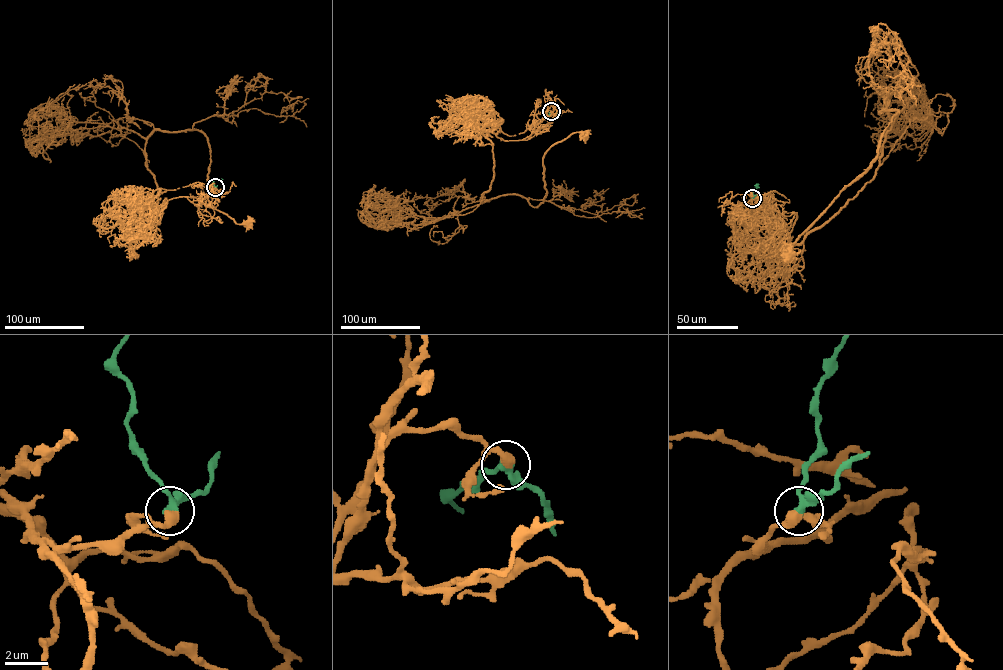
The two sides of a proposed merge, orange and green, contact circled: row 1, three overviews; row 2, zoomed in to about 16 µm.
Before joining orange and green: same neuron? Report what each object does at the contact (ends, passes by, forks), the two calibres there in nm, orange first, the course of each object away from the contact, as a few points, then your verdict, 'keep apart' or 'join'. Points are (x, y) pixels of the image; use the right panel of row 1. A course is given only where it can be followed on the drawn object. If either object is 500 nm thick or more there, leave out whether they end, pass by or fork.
orange ends; green passes by; calibres 460 and 320 nm; course orange (752, 198), (736, 216), (796, 212), (780, 239), (799, 245), (874, 176), (879, 112), (898, 111), (786, 253); course green (752, 198), (755, 186); join

